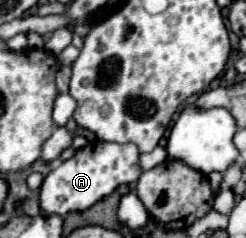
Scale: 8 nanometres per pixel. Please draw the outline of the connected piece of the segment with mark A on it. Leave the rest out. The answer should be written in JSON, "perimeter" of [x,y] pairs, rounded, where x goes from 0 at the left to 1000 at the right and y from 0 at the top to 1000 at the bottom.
{"perimeter":[[[362,597],[346,622],[313,630],[297,664],[264,672],[240,706],[199,723],[199,739],[167,773],[167,882],[175,899],[240,899],[329,891],[443,824],[476,782],[557,765],[573,739],[565,706],[565,622],[549,605],[443,605],[443,597]]]}

